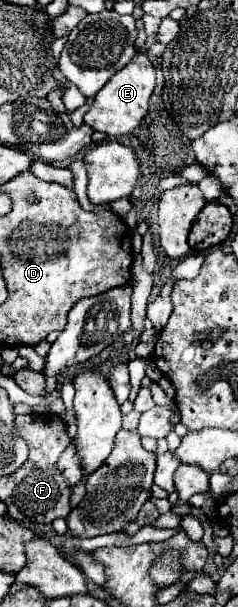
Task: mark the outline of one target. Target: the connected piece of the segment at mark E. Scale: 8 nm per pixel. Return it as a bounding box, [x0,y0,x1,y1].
[85,52,155,136]

